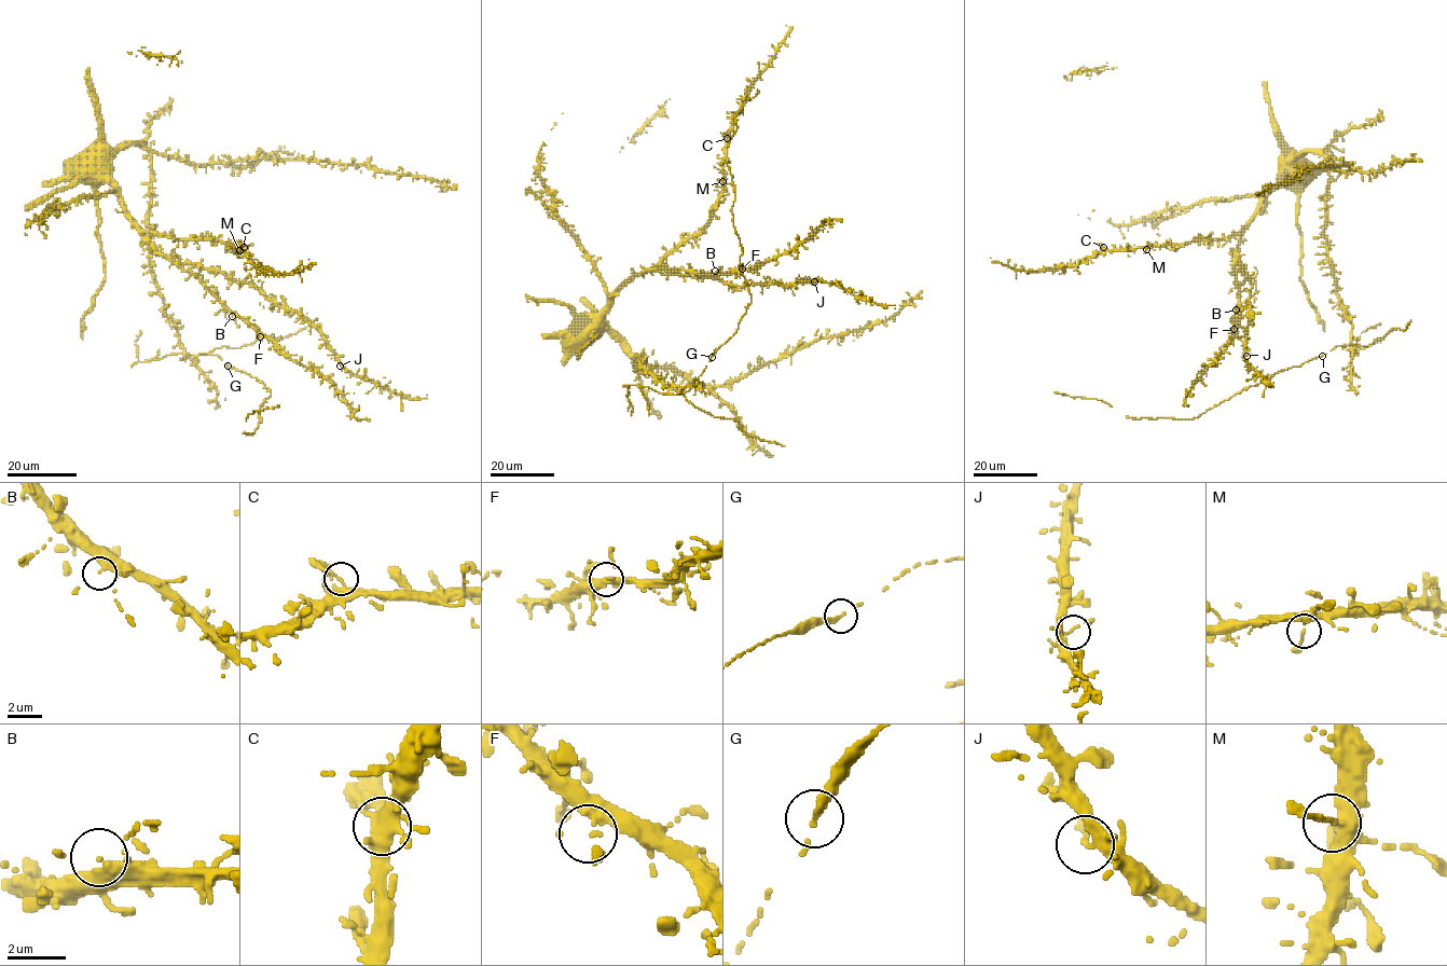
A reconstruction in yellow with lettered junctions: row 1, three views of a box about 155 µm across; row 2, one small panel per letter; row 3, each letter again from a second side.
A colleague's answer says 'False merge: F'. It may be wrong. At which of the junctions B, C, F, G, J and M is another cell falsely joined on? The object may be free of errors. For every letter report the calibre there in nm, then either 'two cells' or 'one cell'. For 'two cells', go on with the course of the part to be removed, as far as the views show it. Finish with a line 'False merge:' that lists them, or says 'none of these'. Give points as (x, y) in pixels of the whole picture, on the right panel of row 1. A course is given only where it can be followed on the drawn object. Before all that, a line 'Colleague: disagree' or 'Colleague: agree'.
Colleague: disagree
B: 260 nm thick; one cell
C: 240 nm thick; one cell
F: 200 nm thick; one cell
G: 240 nm thick; one cell
J: 160 nm thick; one cell
M: 240 nm thick; one cell
False merge: none of these

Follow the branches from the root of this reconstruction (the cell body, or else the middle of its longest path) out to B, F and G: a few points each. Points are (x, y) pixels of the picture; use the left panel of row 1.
B: (148, 209), (151, 155), (127, 145), (112, 155), (111, 175), (124, 209), (140, 232), (193, 274), (232, 316)
F: (148, 209), (151, 155), (127, 145), (112, 155), (111, 176), (132, 220), (260, 336)
G: (148, 209), (151, 267), (179, 345), (192, 359), (201, 354), (216, 355), (228, 366)

